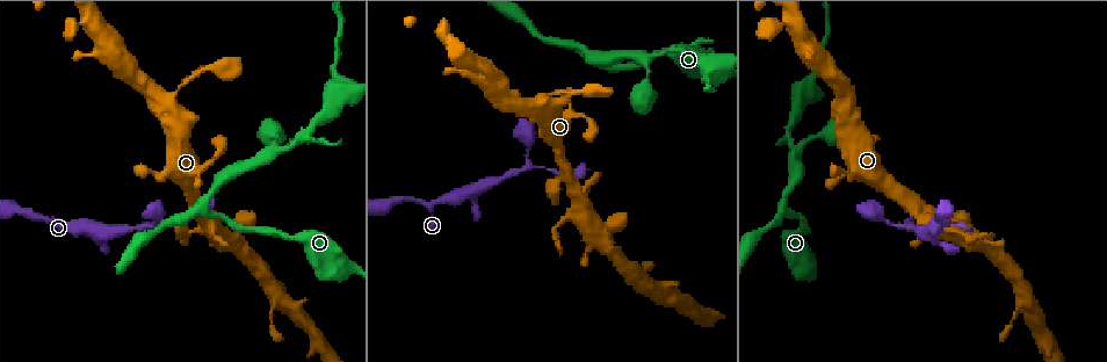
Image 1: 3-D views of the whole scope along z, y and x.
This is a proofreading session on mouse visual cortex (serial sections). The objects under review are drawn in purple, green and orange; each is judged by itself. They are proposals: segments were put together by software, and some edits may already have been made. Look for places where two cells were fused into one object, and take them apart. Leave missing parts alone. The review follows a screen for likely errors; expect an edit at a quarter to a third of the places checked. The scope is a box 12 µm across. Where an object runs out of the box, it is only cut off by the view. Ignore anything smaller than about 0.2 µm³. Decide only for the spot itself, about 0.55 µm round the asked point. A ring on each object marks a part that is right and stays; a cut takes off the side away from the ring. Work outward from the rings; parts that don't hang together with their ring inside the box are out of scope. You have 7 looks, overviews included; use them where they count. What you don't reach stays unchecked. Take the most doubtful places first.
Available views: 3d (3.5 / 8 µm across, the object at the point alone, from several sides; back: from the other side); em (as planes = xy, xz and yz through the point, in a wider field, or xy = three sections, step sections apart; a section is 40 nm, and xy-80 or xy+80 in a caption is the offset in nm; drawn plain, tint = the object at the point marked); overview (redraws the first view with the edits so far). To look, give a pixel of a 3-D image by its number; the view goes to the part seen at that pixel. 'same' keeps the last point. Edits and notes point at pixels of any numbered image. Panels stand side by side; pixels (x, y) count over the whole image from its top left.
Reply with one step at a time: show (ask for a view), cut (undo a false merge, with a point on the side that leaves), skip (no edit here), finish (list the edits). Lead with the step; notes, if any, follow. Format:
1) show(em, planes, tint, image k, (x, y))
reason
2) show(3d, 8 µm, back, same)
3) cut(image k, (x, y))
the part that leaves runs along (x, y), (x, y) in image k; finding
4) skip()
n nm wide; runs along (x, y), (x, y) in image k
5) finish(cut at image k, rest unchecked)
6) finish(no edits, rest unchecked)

show(3d, 3.5 µm, image 1, (527, 169))
sharp bend

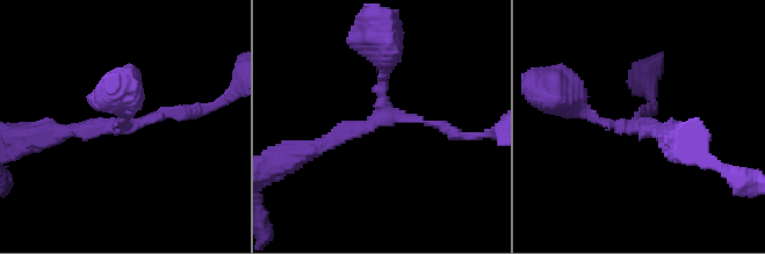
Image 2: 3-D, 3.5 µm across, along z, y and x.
show(em, xy, step 1, tint, image 2, (637, 121))

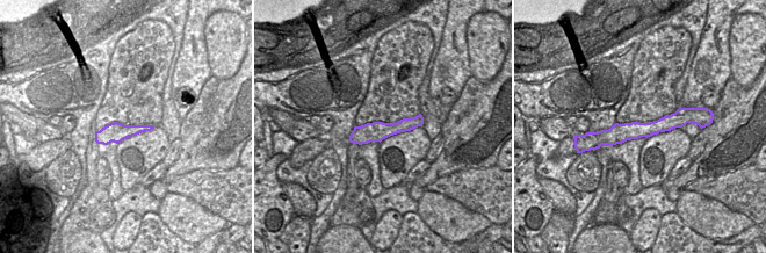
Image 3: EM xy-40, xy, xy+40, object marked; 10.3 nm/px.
skip()
runs along (315, 151), (382, 118), (375, 52) in image 2; continuous, no second cell

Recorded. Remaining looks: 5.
show(3d, 3.5 µm, image 1, (577, 46))
a fork

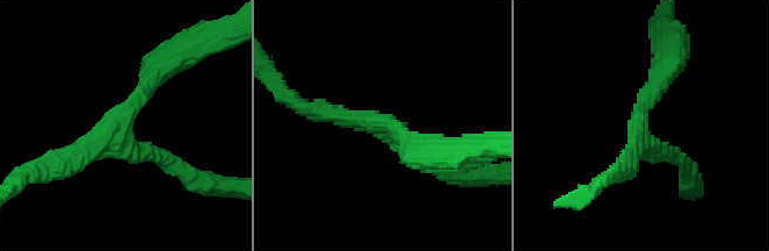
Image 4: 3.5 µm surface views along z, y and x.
show(em, xy, step 3, tint, image 4, (383, 125))
3 arms; arms of 200, 250, 250 nm; need the tissue

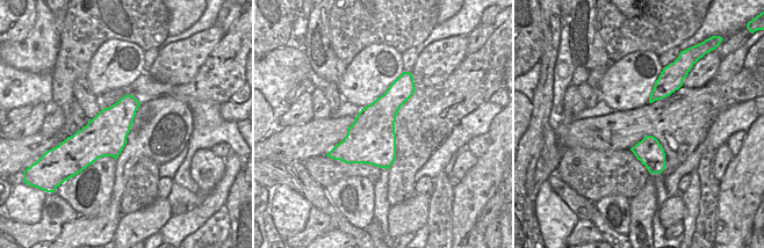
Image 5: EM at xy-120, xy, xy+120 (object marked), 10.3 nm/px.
skip()
runs along (686, 169), (640, 134), (661, 72) in image 4; one cell here

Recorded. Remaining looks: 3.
show(3d, 3.5 µm, image 1, (538, 103))

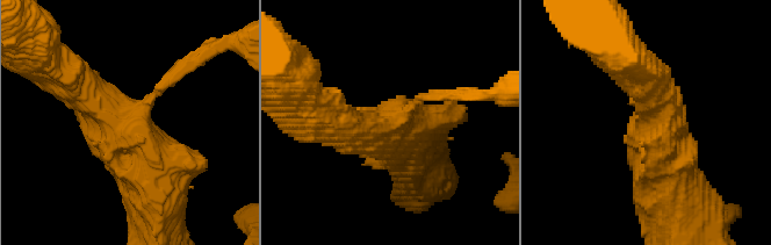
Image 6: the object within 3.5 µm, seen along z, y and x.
show(em, xy, step 3, plain, image 6, (390, 124))
3 arms; arms of 150, 600, 700 nm; shape alone is not enough

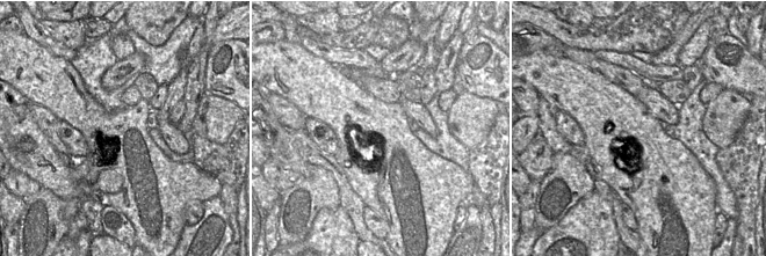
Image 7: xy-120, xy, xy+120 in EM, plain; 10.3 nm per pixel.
show(em, xy, step 3, tint, same)

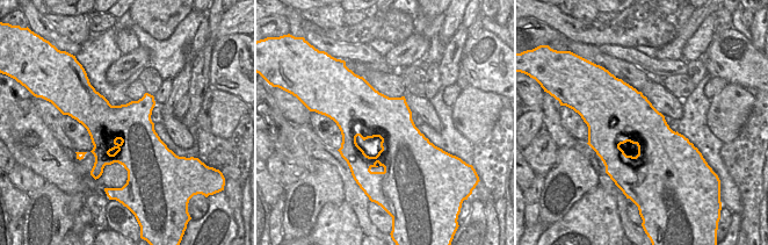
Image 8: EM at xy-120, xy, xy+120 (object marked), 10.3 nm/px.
skip()
500 nm wide; runs along (156, 191), (142, 130), (71, 80) in image 6; one cell here

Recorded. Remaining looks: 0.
finish(no edits, rest unchecked)

